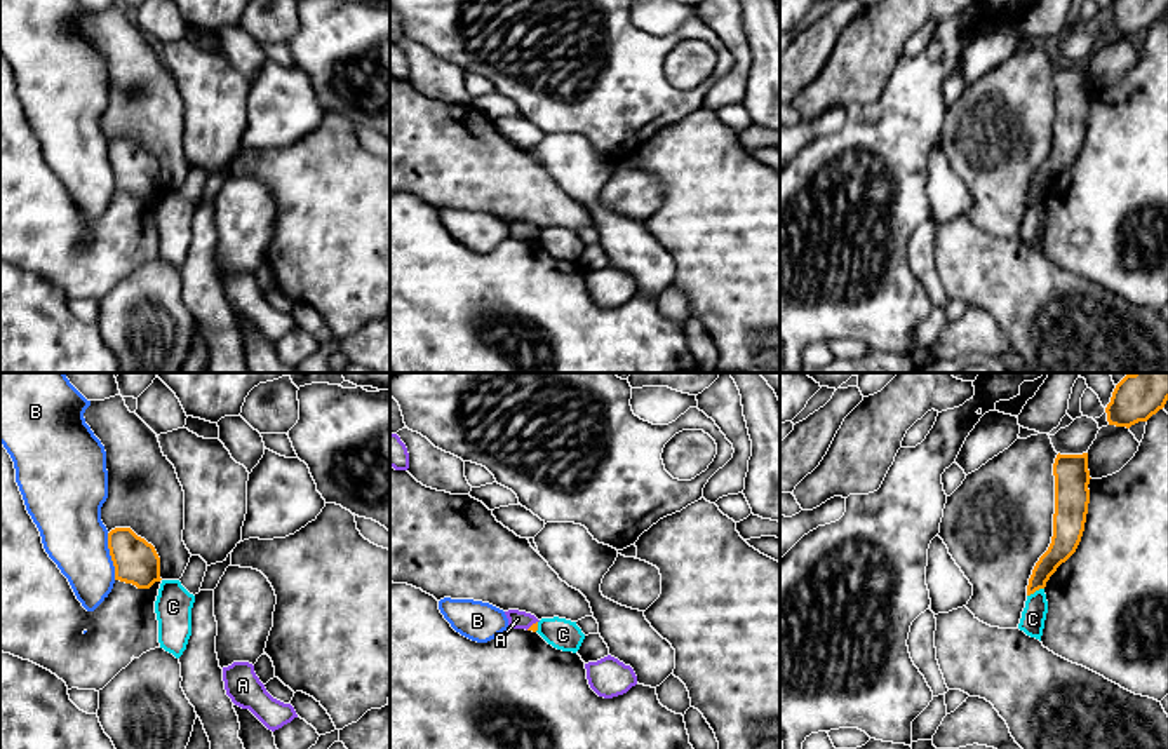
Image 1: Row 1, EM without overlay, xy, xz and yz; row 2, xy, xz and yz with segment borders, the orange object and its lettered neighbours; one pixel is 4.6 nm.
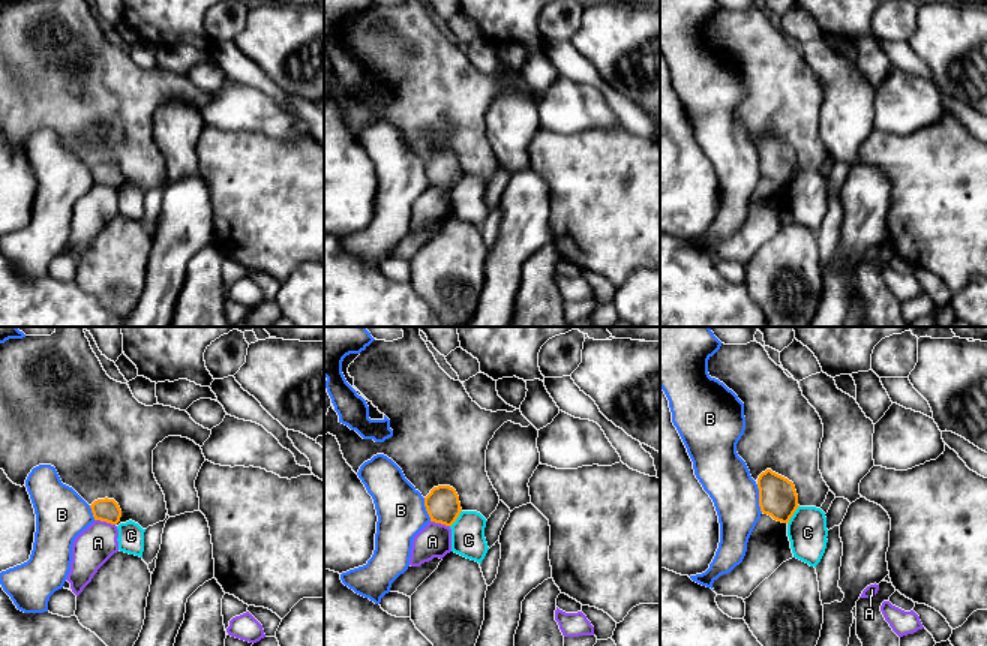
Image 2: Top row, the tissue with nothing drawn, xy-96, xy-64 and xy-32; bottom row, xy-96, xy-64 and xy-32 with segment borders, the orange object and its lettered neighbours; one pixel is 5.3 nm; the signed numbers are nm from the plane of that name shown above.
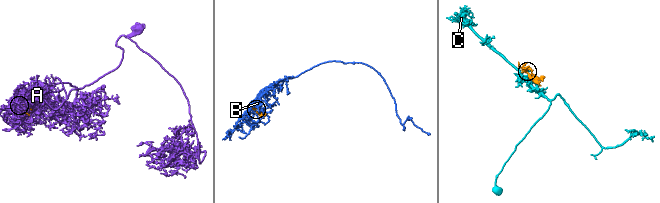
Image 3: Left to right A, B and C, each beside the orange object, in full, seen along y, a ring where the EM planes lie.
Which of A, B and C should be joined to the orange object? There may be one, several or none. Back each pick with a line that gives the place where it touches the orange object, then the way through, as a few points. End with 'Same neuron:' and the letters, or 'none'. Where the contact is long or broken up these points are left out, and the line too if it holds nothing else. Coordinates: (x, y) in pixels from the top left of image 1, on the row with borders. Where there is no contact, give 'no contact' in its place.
Same neuron: none

